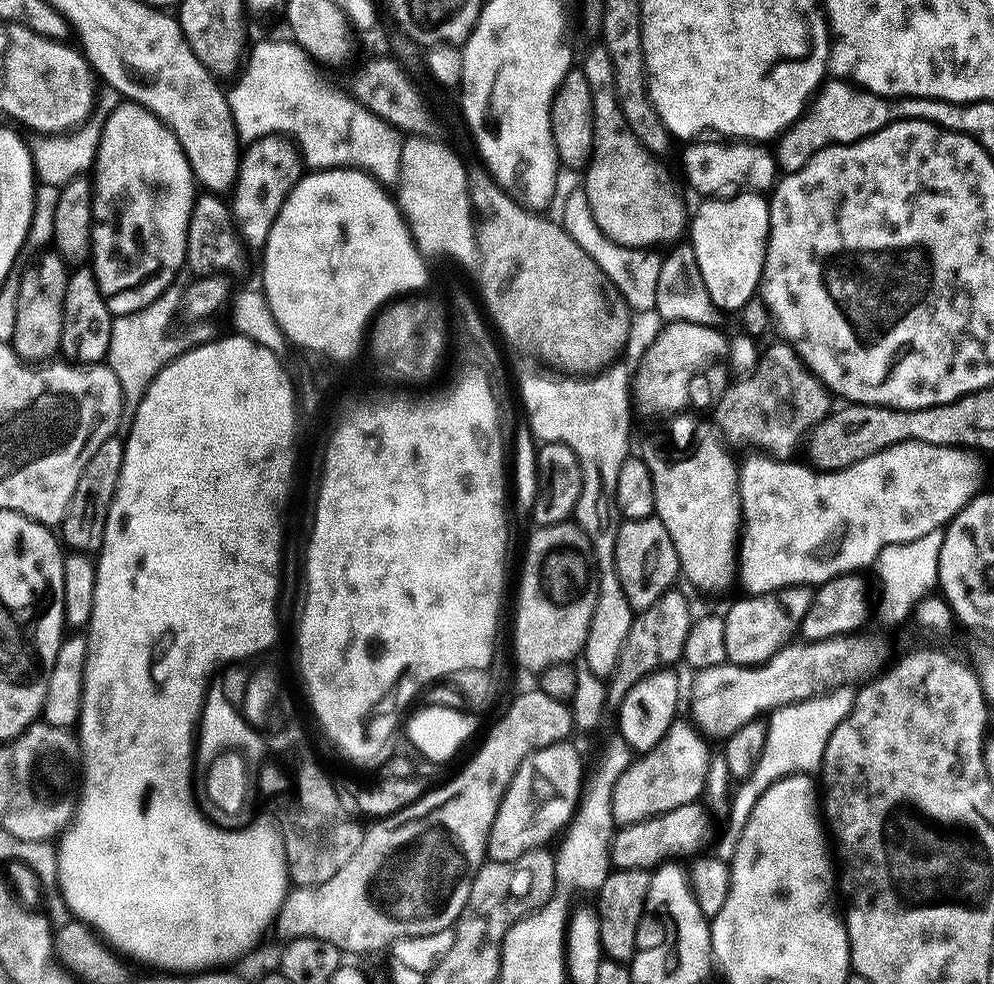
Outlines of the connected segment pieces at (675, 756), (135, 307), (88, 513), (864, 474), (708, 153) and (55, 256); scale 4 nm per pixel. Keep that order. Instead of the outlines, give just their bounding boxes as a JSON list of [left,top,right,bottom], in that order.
[[612,718,710,826],[90,102,198,317],[62,435,124,554],[738,442,977,596],[684,138,778,198],[10,250,70,362]]

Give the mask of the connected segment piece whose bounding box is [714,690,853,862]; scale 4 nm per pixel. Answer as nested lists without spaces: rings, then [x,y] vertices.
[[[829,690],[810,700],[801,700],[798,704],[785,704],[783,708],[775,709],[767,717],[766,746],[754,766],[752,775],[739,781],[730,796],[726,815],[728,824],[718,848],[714,850],[720,860],[729,862],[732,860],[738,842],[741,840],[742,830],[746,826],[758,798],[762,798],[762,794],[770,785],[778,782],[784,776],[812,774],[819,769],[830,734],[834,734],[838,722],[842,722],[842,718],[846,718],[852,708],[853,693],[836,691]]]

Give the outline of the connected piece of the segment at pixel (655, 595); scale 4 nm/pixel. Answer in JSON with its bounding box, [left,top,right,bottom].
[614,514,681,613]

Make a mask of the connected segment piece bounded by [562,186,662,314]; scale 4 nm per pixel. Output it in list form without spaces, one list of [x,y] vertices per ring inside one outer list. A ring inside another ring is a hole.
[[[576,186],[576,189],[564,200],[562,225],[570,238],[597,263],[606,275],[607,281],[620,290],[619,295],[629,304],[633,313],[651,313],[655,309],[656,295],[658,294],[658,274],[662,270],[661,253],[656,253],[659,251],[626,248],[624,245],[611,240],[600,229],[598,222],[594,222],[594,214],[590,214],[590,202],[586,198],[583,187],[580,186]]]

